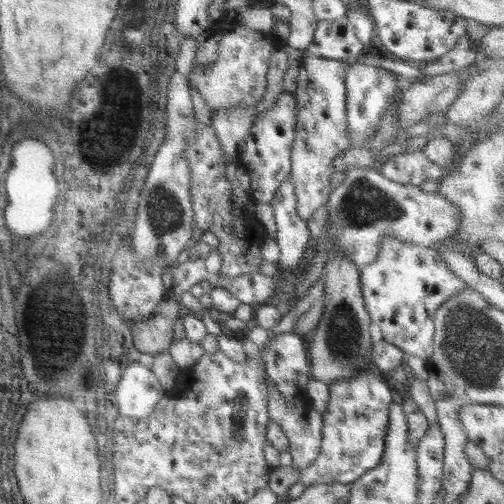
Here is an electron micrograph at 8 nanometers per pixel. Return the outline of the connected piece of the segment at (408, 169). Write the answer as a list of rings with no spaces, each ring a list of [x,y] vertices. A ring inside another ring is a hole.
[[[421,150],[390,157],[379,172],[388,180],[412,186],[419,186],[424,181],[439,180],[448,174],[435,162],[428,160]]]

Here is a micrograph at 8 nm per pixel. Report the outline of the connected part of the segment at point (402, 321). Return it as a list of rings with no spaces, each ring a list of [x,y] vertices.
[[[387,234],[379,248],[378,258],[360,270],[363,302],[366,302],[371,322],[378,324],[382,338],[407,355],[428,362],[433,353],[435,312],[467,284],[454,274],[433,246],[410,244],[393,234]]]

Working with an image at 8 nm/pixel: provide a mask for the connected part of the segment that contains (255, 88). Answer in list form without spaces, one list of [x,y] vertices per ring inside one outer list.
[[[234,24],[230,32],[222,32],[222,35],[216,36],[219,36],[219,55],[216,62],[211,66],[194,66],[189,82],[202,94],[211,108],[212,116],[216,111],[238,105],[256,106],[266,92],[266,73],[271,54],[275,50],[270,34]]]

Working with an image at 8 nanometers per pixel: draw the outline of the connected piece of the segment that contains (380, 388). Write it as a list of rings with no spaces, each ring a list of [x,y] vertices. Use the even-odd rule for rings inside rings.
[[[374,367],[373,370],[360,372],[352,380],[336,380],[328,386],[330,400],[321,416],[323,428],[320,452],[304,468],[280,466],[269,474],[268,485],[277,496],[287,494],[289,488],[299,482],[306,488],[333,482],[350,484],[380,464],[390,422],[389,410],[393,404],[389,383],[380,378]]]

